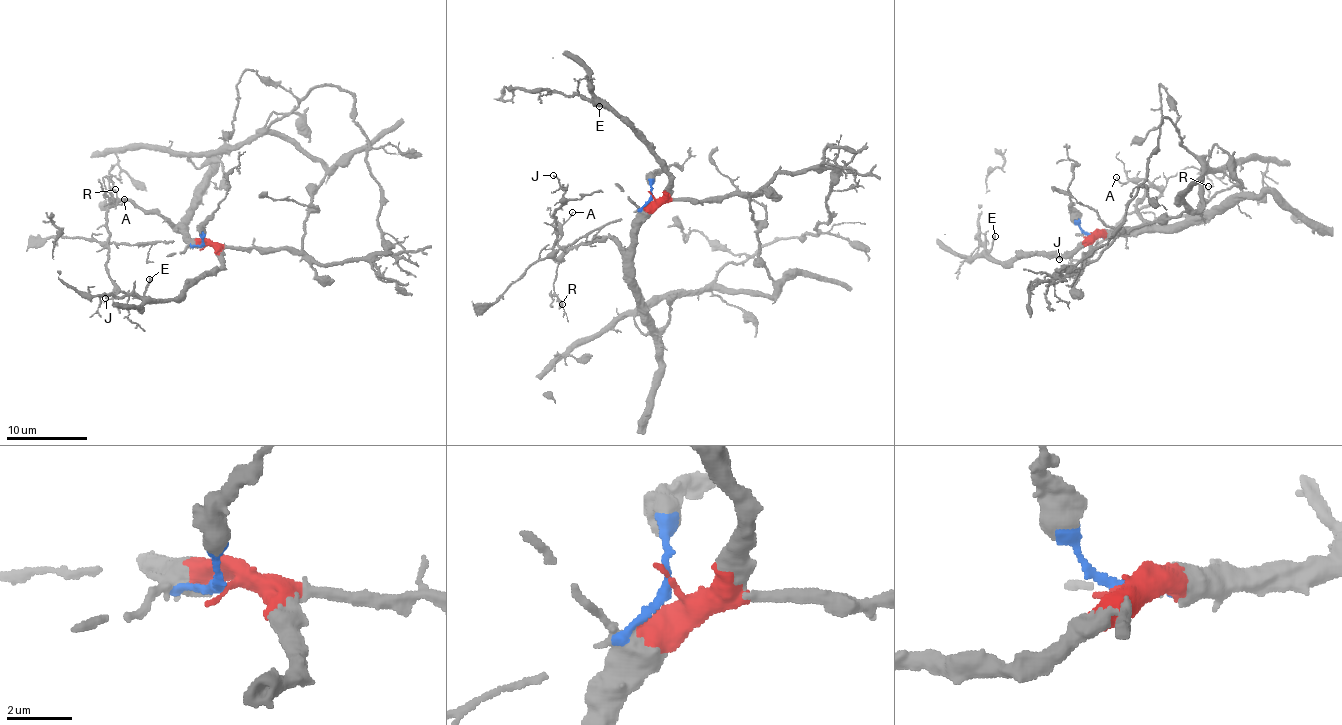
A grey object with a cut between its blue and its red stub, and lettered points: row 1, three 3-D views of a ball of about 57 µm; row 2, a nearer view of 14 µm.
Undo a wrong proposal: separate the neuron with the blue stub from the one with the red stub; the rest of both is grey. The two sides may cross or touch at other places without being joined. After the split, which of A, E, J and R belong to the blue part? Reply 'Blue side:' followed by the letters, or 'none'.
Blue side: none

